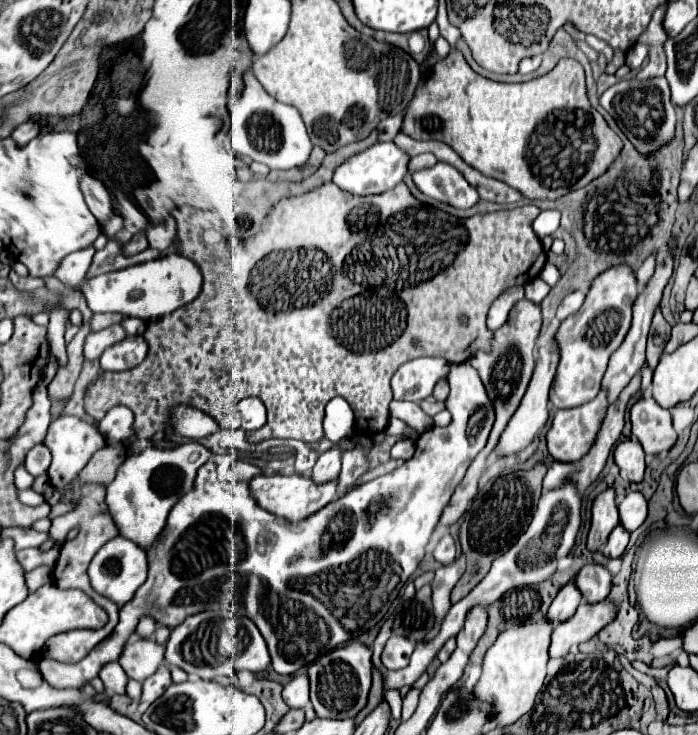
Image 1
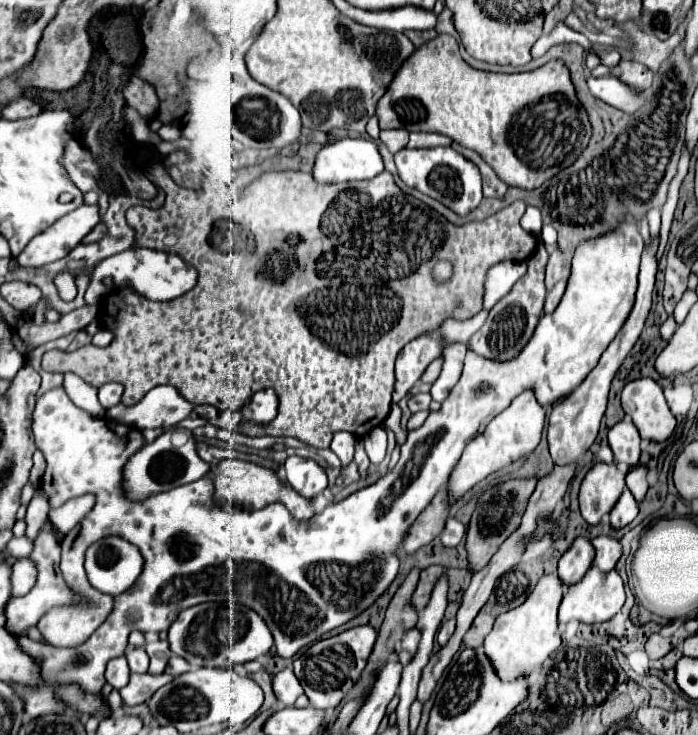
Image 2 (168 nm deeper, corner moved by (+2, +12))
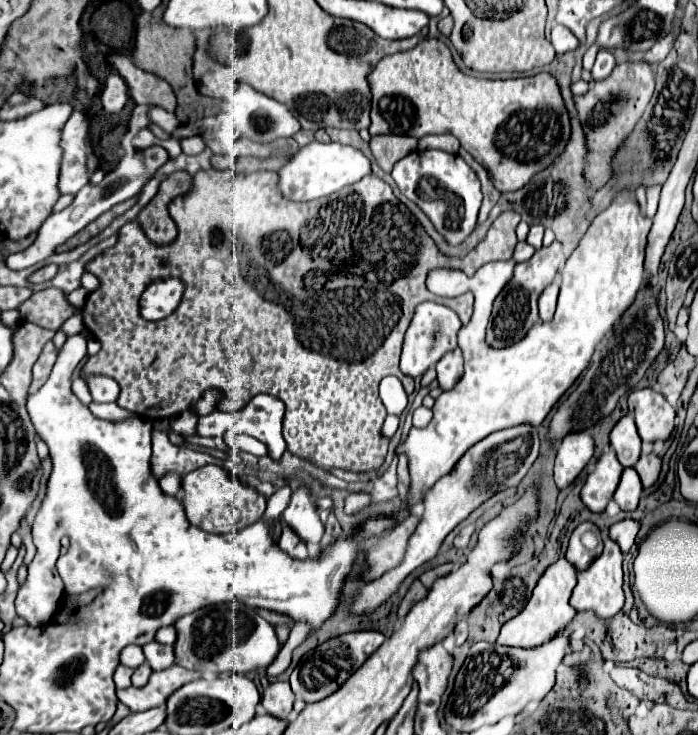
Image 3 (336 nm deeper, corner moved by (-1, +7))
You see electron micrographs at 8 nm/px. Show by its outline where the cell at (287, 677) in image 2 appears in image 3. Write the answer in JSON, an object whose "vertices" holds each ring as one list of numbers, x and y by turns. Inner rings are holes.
{"vertices":[[275,681,265,689,261,703,269,715,287,719,289,713,293,711,293,701,295,701,295,695,291,691,291,685,283,681]]}

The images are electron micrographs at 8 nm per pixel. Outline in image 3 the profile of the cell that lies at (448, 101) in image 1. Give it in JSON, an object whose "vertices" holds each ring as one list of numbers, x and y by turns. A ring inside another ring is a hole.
{"vertices":[[423,39,411,51,385,57,377,63,377,69,369,75,373,89,371,101,371,135,441,135,451,133,461,141,461,147,469,151,481,165,489,169,493,183,499,191,517,191,525,187,533,175,545,171,557,155,561,155,571,137,569,111,563,103,557,79,551,73,537,73,525,79,491,81,465,75,453,61,449,47,441,39]]}

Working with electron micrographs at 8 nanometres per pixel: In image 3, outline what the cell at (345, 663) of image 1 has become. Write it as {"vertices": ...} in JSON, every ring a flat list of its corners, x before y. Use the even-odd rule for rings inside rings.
{"vertices":[[355,631,317,645,313,651,303,655,299,665,293,669,291,673,293,693,301,697,305,703,323,701,325,697,335,693,351,677,351,671,357,671,381,647,383,641,385,637,379,631]]}

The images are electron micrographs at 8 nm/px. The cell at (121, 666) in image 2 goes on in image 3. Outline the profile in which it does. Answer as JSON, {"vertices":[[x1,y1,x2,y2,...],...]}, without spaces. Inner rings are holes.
{"vertices":[[119,665,113,679,115,679,115,685,117,689,125,689,125,687,131,687,131,675,133,675,133,669,125,667,125,665]]}

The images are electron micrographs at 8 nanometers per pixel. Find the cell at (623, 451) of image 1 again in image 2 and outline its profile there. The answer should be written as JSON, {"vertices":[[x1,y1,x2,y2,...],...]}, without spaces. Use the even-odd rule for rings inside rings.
{"vertices":[[628,418,614,424,608,430,608,442,610,442,610,448,614,452,616,462,622,462,628,466,638,464,638,460,640,460,640,436]]}

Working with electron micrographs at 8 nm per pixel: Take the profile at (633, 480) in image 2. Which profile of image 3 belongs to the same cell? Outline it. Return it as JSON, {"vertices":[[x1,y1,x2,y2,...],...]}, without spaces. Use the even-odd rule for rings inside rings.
{"vertices":[[653,453,641,455,641,459,635,465,635,471,637,471,637,475,639,475,641,483,643,483,643,489,649,489,657,481,657,477,659,477,661,459,657,455,653,455]]}

